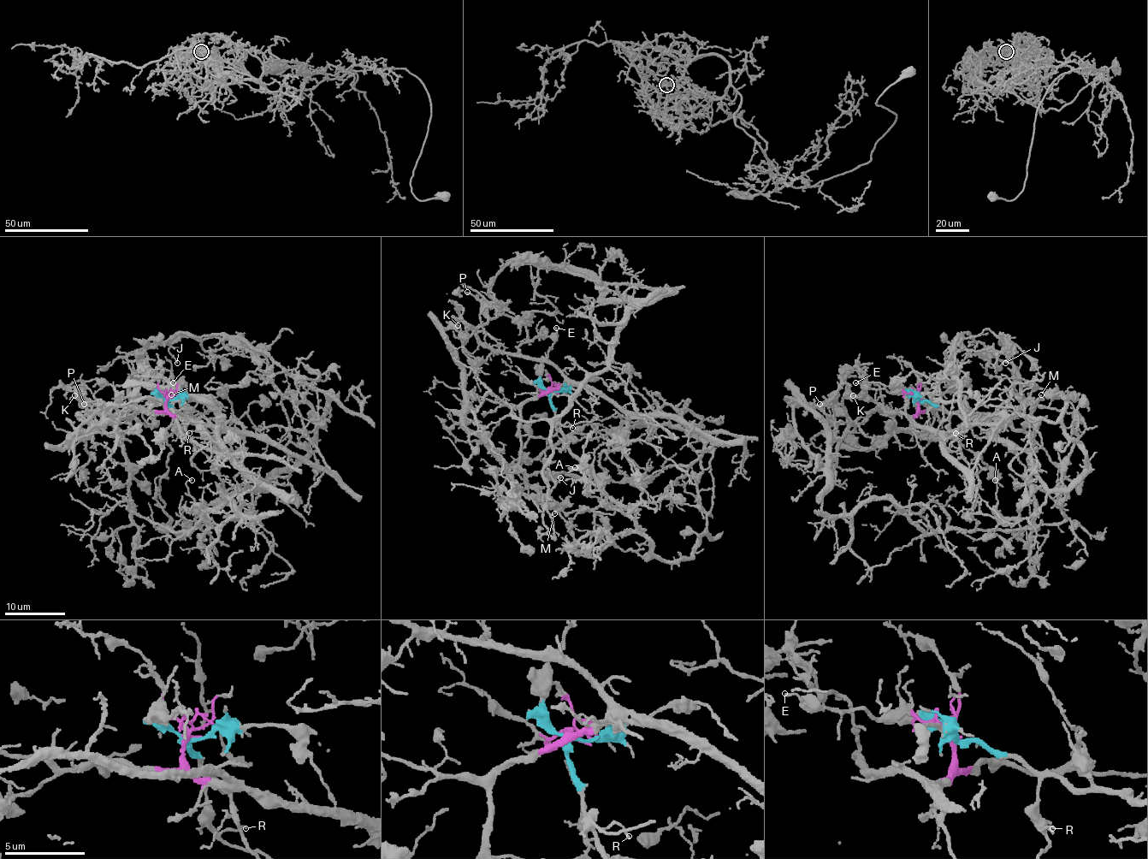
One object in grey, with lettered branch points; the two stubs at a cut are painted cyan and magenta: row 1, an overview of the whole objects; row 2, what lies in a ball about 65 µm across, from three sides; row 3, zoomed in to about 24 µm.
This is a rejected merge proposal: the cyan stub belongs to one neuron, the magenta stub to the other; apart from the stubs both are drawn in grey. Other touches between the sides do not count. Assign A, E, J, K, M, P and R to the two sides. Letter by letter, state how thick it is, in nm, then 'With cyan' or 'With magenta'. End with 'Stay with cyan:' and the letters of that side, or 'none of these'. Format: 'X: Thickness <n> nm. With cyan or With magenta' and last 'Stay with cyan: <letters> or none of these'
A: Thickness 130 nm. With cyan
E: Thickness 140 nm. With cyan
J: Thickness 150 nm. With magenta
K: Thickness 140 nm. With magenta
M: Thickness 90 nm. With magenta
P: Thickness 160 nm. With magenta
R: Thickness 100 nm. With cyan
Stay with cyan: A, E, R

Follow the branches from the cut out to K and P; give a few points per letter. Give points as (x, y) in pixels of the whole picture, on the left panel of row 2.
K: (168, 399), (166, 409), (172, 415), (180, 417), (168, 411), (121, 407), (89, 411), (74, 395)
P: (168, 399), (168, 411), (180, 417), (109, 407), (89, 419), (98, 425), (104, 411), (95, 401), (83, 404)

